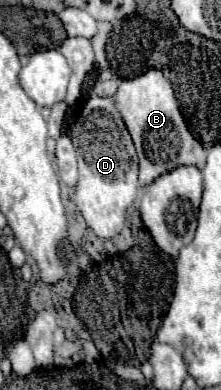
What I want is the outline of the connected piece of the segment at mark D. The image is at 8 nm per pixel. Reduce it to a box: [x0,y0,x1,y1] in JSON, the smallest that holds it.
[71,95,139,239]

